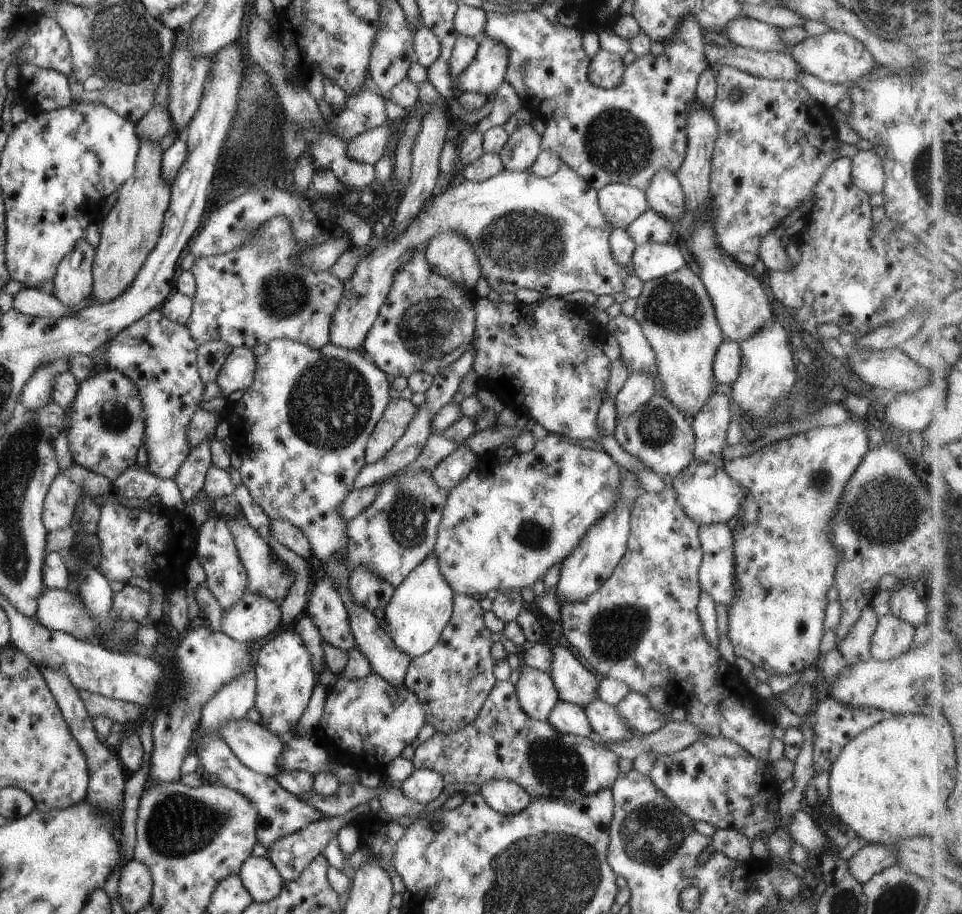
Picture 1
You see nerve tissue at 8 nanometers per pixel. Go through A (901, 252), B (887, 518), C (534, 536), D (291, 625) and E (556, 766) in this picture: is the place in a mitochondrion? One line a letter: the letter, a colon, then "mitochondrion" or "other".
A: other
B: mitochondrion
C: mitochondrion
D: other
E: mitochondrion

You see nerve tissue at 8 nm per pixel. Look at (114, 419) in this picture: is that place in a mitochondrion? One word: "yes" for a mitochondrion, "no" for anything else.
yes

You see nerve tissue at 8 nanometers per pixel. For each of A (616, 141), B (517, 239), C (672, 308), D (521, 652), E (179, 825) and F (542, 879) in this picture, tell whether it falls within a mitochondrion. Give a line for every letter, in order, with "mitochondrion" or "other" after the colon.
A: mitochondrion
B: mitochondrion
C: mitochondrion
D: other
E: mitochondrion
F: mitochondrion

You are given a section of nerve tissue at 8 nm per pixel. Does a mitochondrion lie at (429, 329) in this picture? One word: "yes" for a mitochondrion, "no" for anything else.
yes

